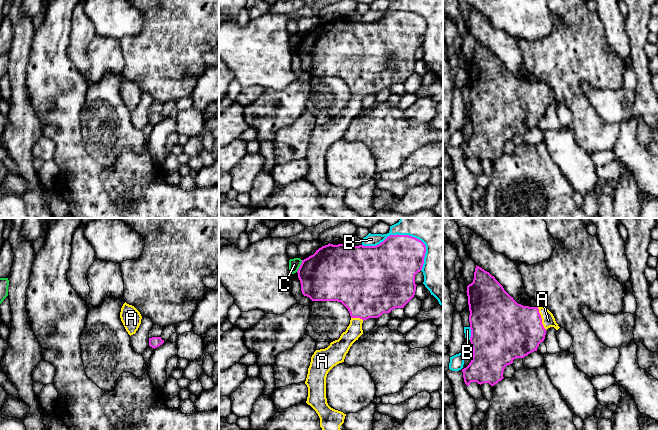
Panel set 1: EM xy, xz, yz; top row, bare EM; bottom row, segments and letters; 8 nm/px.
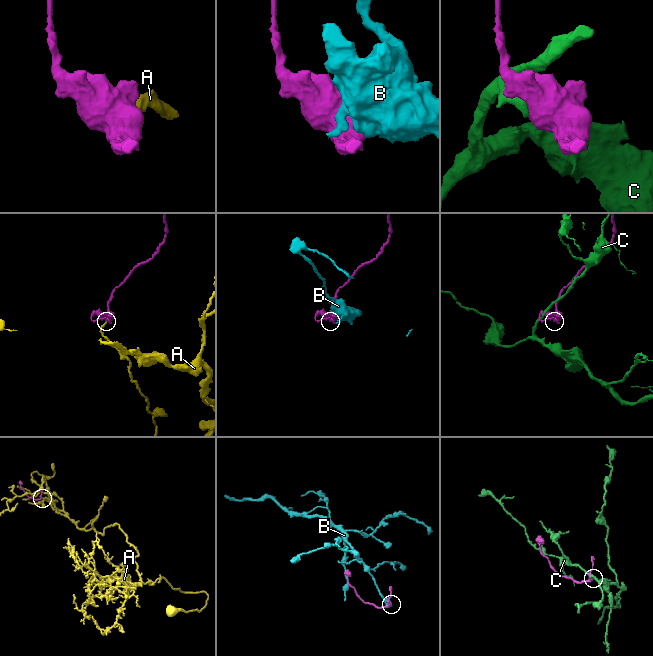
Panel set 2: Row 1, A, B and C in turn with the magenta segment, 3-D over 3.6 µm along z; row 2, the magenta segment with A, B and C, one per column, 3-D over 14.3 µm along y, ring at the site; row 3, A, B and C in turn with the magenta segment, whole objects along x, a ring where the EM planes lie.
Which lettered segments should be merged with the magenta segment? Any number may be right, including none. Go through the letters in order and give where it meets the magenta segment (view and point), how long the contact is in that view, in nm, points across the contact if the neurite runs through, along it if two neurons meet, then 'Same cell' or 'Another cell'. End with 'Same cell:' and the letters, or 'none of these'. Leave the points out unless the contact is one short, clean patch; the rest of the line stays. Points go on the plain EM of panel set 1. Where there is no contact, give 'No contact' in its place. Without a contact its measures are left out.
A: Touches magenta at yz (541, 94). Shared border 200 nm. Path across: yz (513, 107), (541, 94), (548, 96). Same cell
B: Touches magenta at xz (406, 11). Shared border 550 nm. Another cell
C: Touches magenta at xz (300, 42). Shared border 110 nm. Another cell
Same cell: A

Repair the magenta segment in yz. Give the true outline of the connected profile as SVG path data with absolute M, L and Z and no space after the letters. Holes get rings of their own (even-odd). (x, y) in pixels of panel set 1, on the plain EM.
M477 41L473 58L467 62L466 68L470 87L470 118L473 126L471 138L462 145L467 162L471 158L480 161L489 159L494 162L504 154L505 143L512 140L514 135L524 134L537 127L539 120L545 115L548 104L560 104L547 84L518 80L494 52Z

